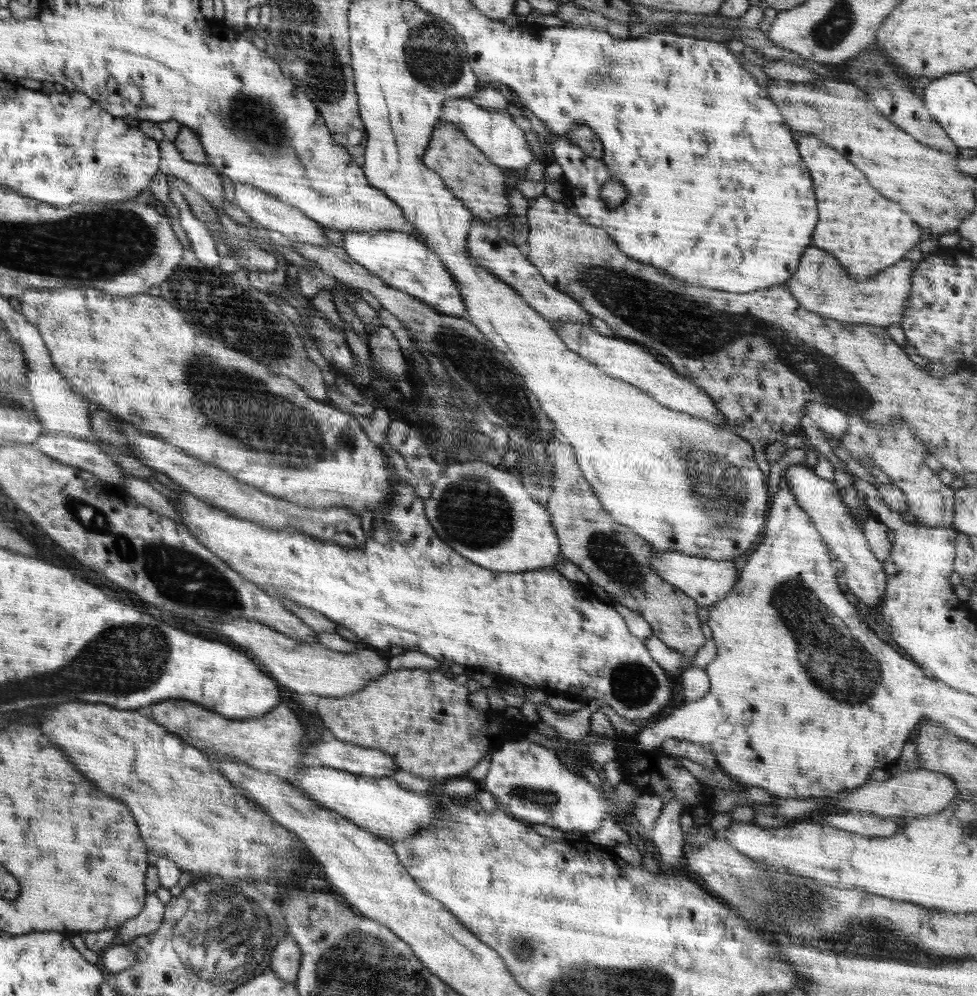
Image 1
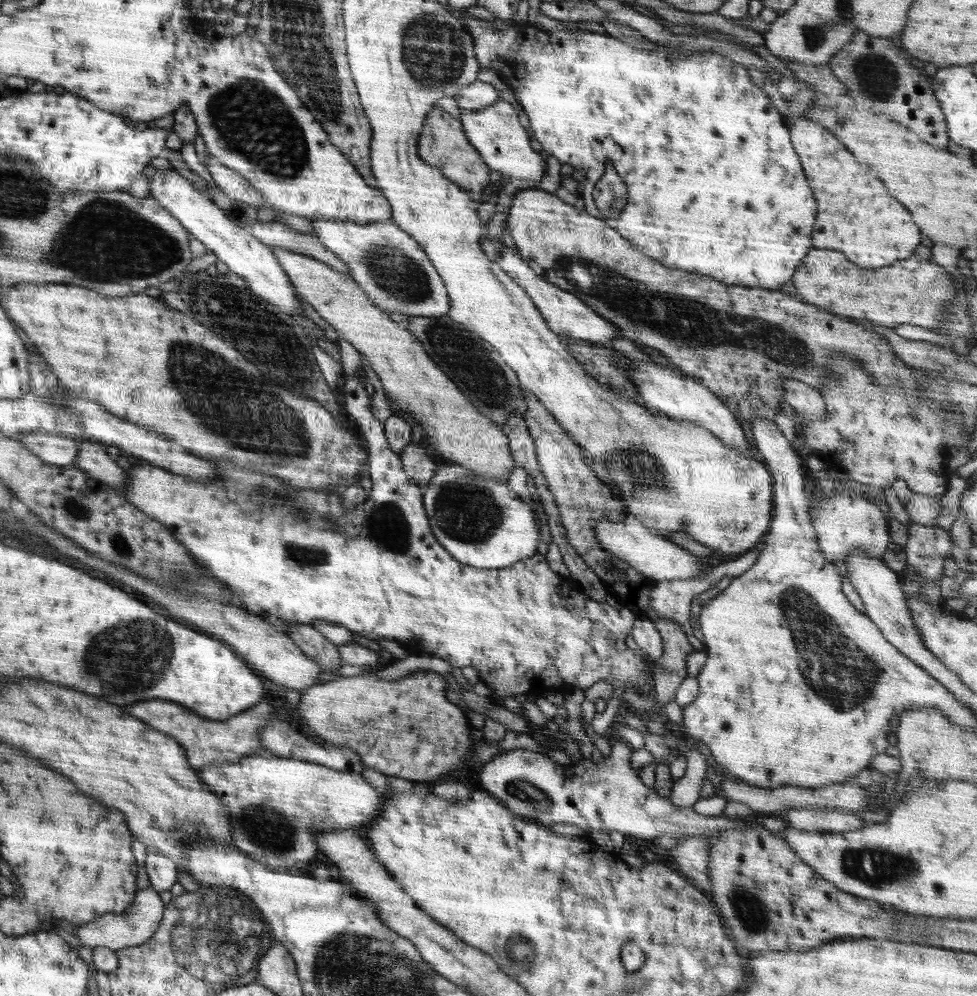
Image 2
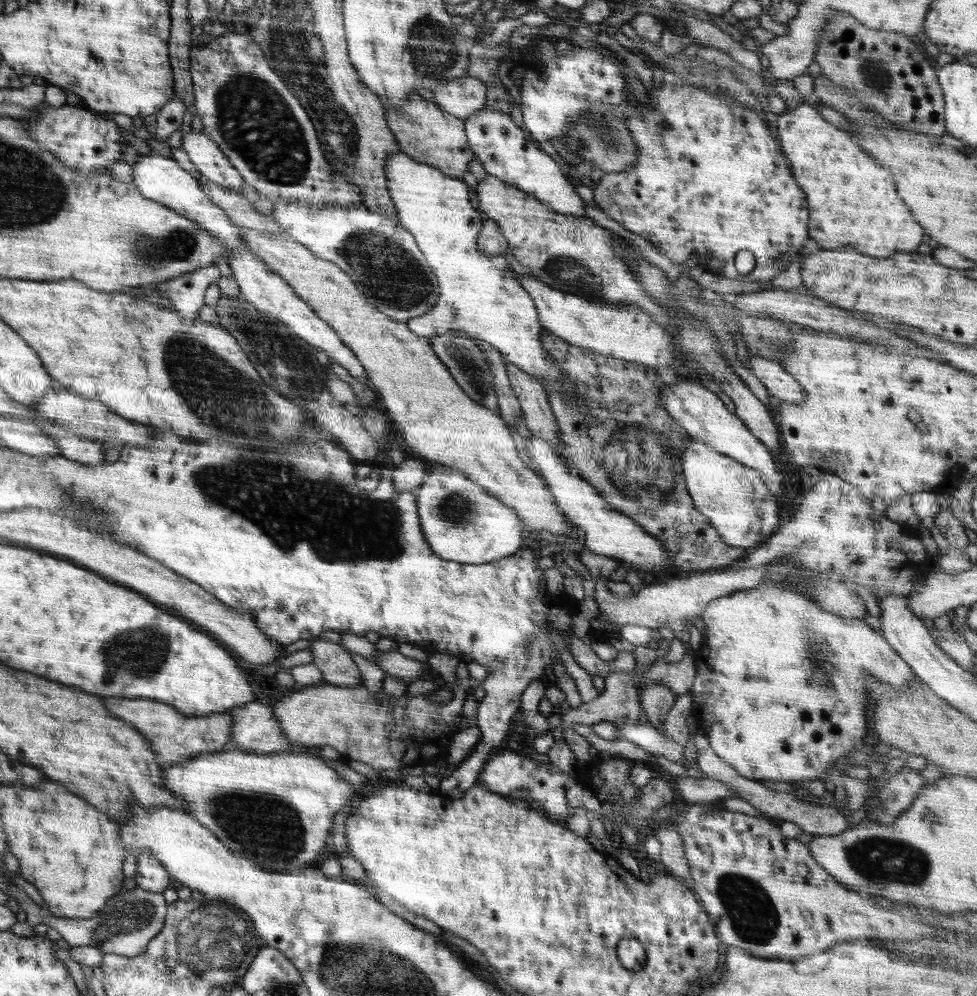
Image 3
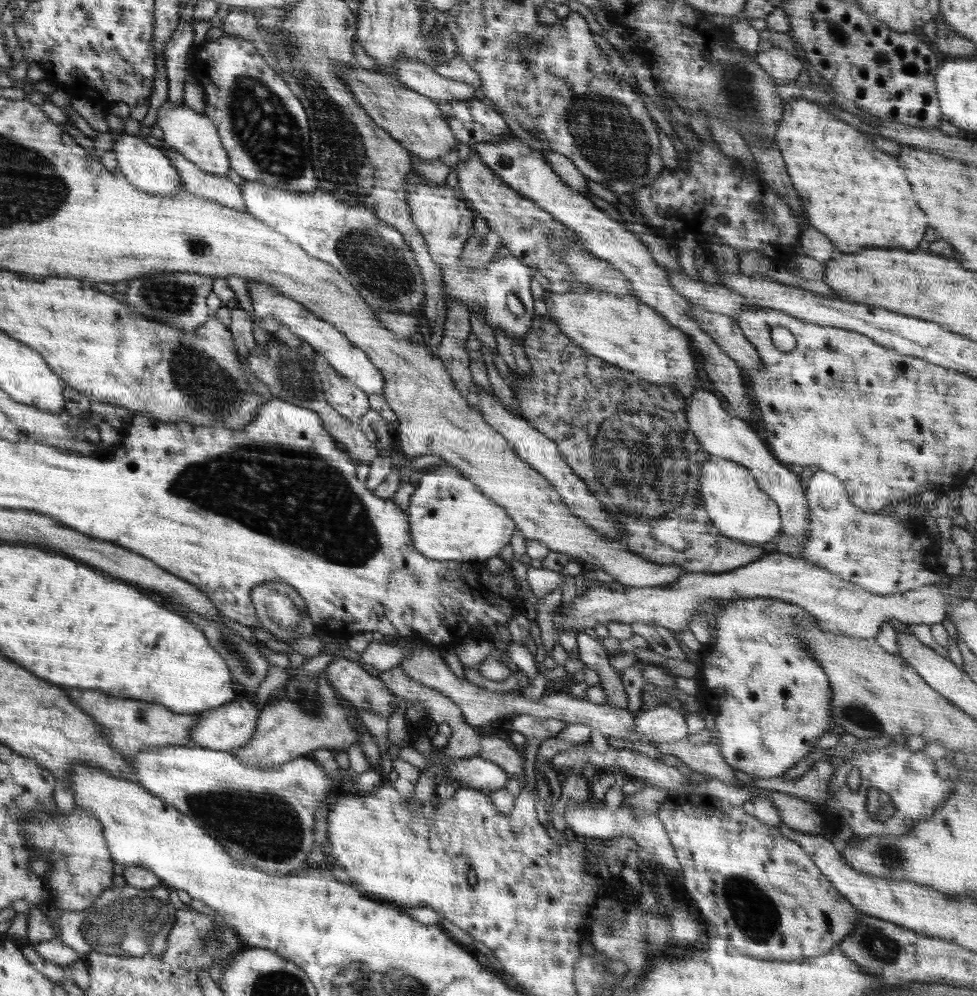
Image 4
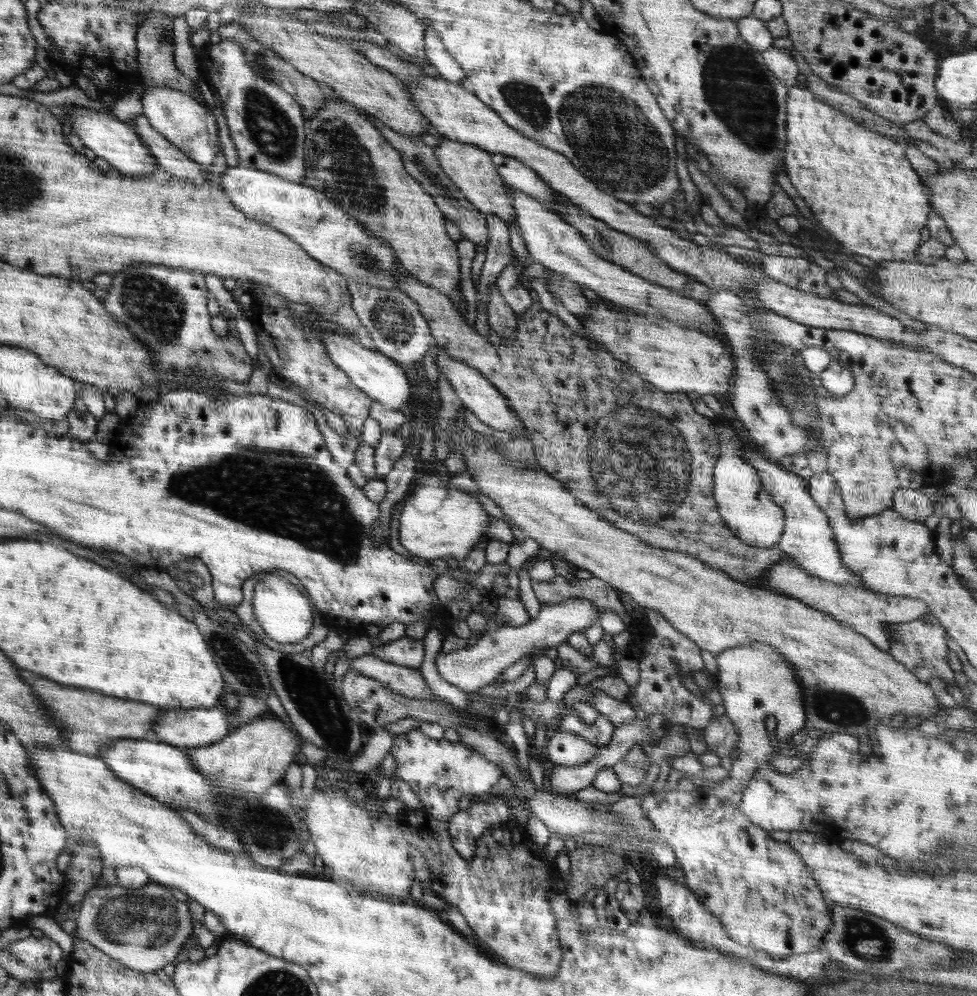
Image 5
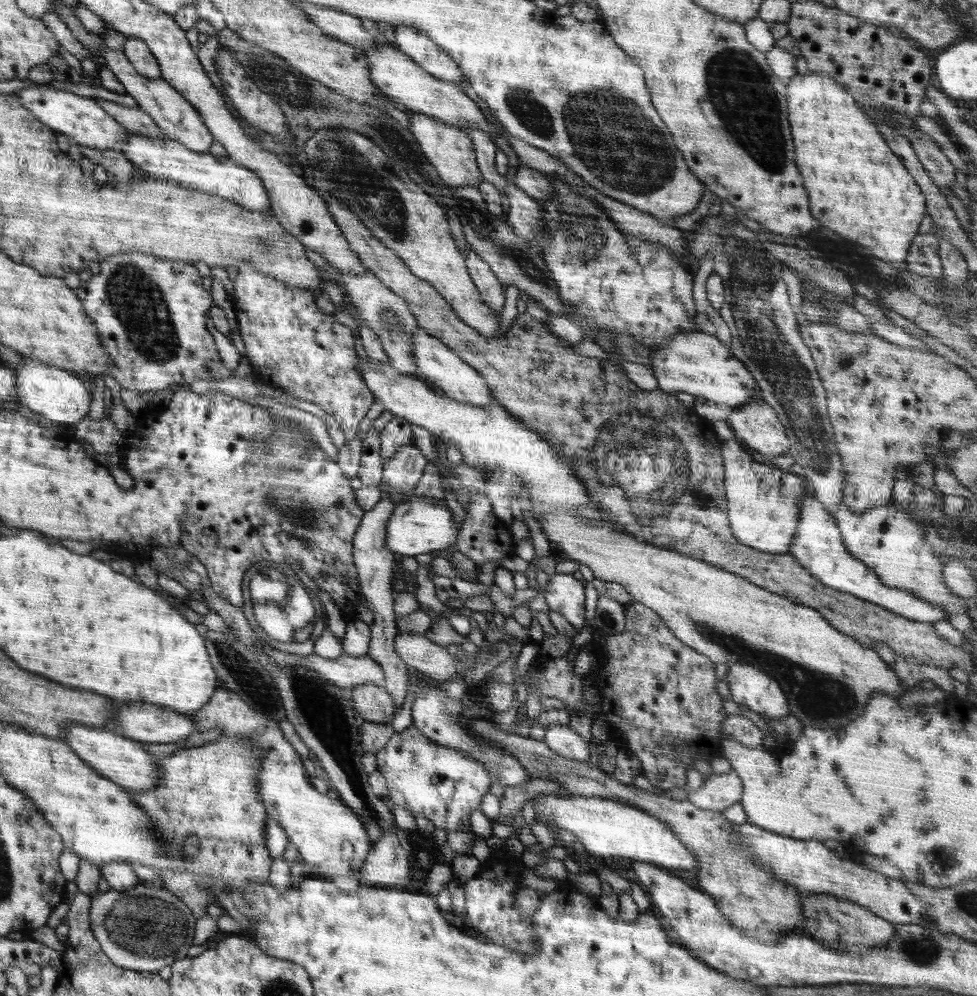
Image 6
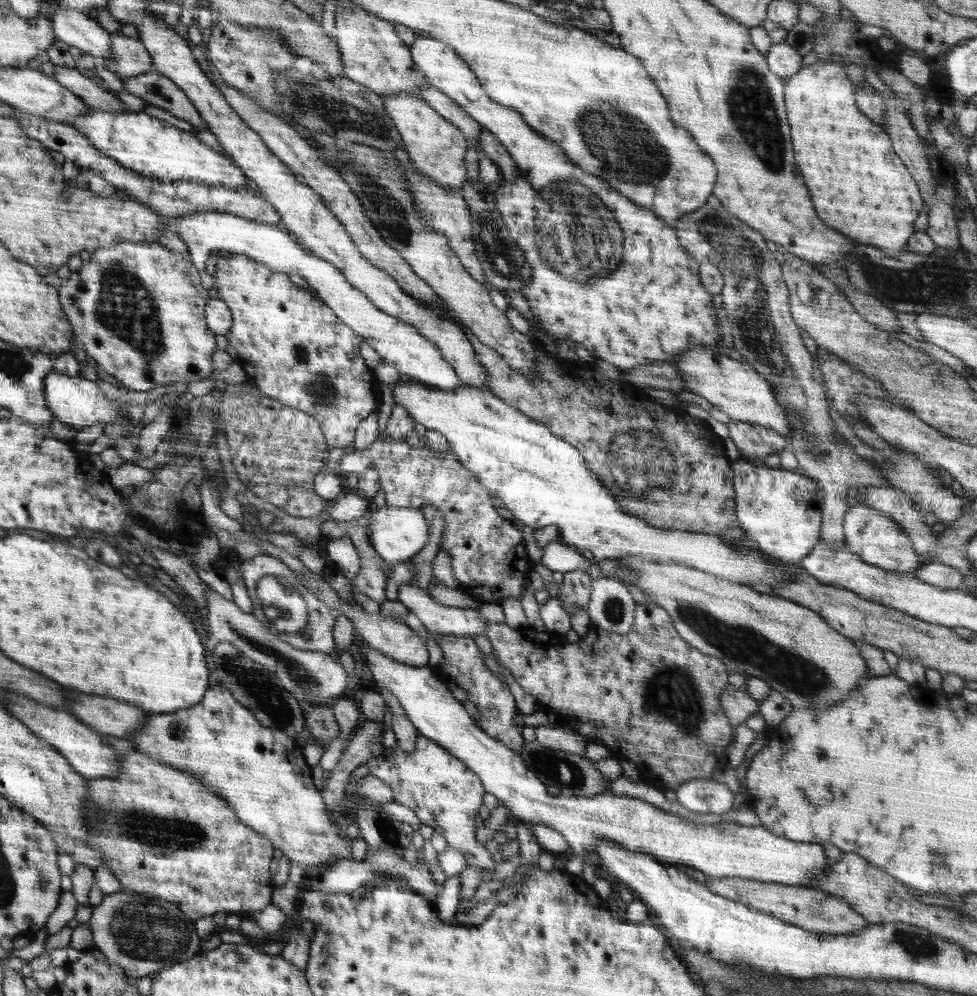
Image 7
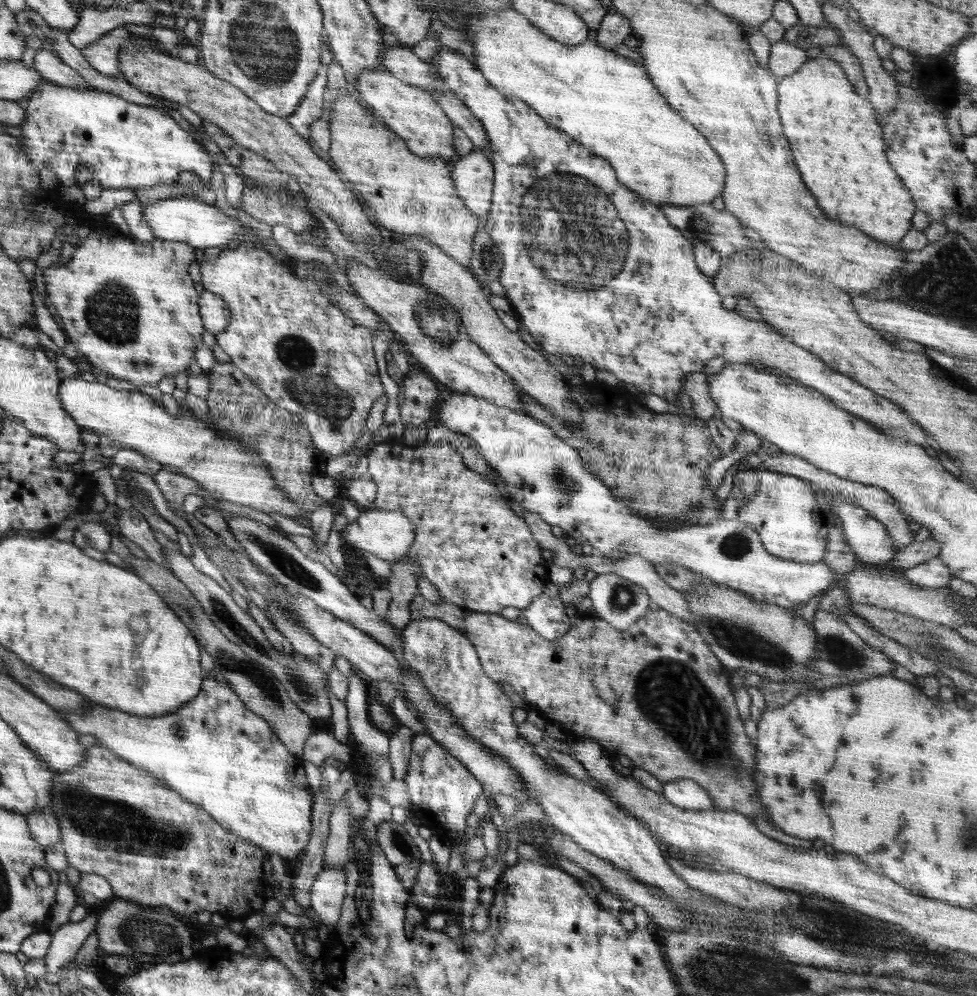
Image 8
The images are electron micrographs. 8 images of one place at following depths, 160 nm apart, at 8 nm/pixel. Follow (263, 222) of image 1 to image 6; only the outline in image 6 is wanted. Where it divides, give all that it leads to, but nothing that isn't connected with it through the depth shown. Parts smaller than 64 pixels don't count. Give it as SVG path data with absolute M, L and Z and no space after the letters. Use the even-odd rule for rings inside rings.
M101 40L98 46L102 46L102 56L106 61L107 67L114 73L114 76L124 85L127 94L137 100L137 104L151 116L152 121L163 131L164 136L178 143L184 144L184 147L191 148L192 151L209 152L210 146L214 142L214 135L210 128L203 122L202 116L196 110L193 103L188 102L183 95L179 93L163 78L149 79L141 75L132 65L127 56L120 50L108 48Z

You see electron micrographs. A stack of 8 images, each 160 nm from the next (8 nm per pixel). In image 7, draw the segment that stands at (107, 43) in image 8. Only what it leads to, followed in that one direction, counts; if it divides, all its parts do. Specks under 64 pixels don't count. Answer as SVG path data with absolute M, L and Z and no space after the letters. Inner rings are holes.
M114 33L111 35L111 47L111 56L98 61L122 80L150 73L154 69L151 56L138 37Z

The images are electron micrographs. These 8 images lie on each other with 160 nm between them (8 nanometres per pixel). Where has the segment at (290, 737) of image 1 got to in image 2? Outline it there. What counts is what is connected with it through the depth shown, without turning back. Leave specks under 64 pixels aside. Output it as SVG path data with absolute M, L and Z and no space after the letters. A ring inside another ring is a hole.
M162 699L127 705L124 711L140 718L156 730L166 732L166 735L170 734L172 739L183 746L188 762L195 770L206 765L238 762L254 754L267 753L260 740L260 731L271 718L274 718L272 705L266 700L227 719L209 719L204 715L189 711L187 707Z

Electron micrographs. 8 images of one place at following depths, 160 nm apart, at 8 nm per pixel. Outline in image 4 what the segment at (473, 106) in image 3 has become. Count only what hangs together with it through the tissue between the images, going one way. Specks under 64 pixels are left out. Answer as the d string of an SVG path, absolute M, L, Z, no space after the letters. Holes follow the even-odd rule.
M401 58L393 67L398 70L400 82L412 90L418 91L435 102L445 100L468 100L478 94L468 83L456 81L434 71L416 60Z

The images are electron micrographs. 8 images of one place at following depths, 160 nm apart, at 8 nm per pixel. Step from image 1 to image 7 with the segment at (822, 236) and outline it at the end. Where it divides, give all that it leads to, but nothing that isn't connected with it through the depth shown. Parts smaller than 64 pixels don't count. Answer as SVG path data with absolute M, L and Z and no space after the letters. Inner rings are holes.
M822 61L802 67L796 74L784 78L784 92L788 122L792 128L794 158L810 190L818 218L826 226L832 226L858 242L876 246L888 256L902 252L914 234L914 221L925 202L906 166L894 154L885 130L856 108L855 86L848 79L845 67Z

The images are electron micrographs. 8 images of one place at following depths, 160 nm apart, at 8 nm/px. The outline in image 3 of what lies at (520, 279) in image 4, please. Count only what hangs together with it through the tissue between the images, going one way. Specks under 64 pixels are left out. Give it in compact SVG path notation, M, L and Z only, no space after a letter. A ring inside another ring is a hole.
M400 150L385 158L385 170L397 222L415 238L439 282L437 303L424 316L410 319L408 330L426 338L461 330L472 339L479 338L497 348L503 359L536 378L543 386L549 384L556 389L561 370L543 347L542 326L532 297L520 286L505 255L489 257L476 248L484 219L470 203L469 186L439 172L436 167L416 162Z

